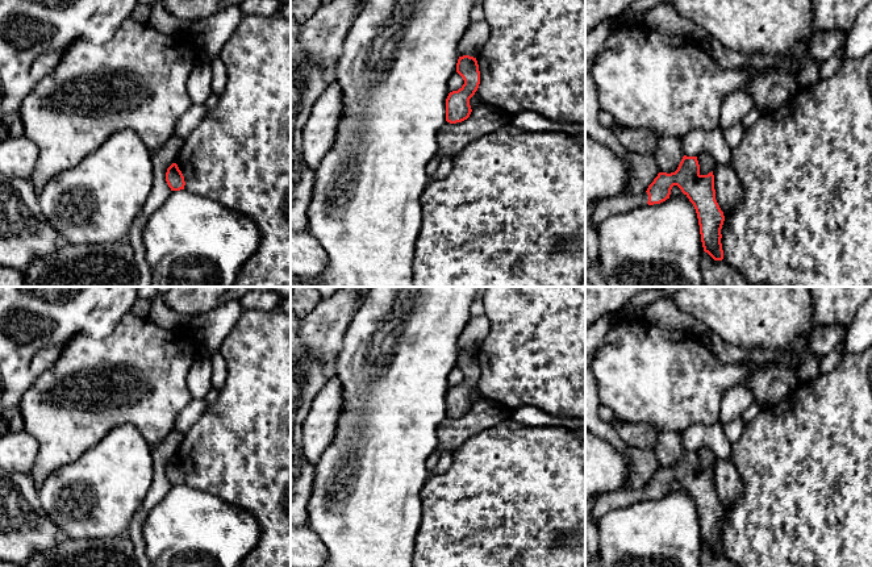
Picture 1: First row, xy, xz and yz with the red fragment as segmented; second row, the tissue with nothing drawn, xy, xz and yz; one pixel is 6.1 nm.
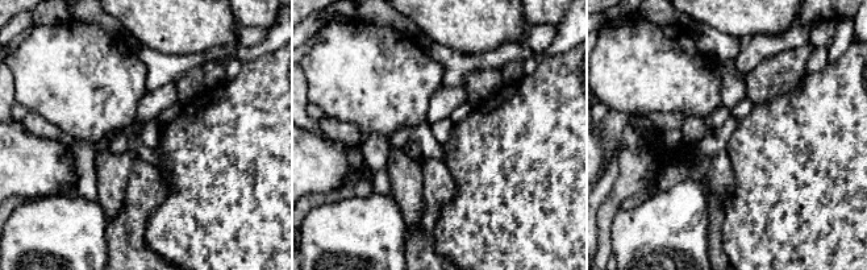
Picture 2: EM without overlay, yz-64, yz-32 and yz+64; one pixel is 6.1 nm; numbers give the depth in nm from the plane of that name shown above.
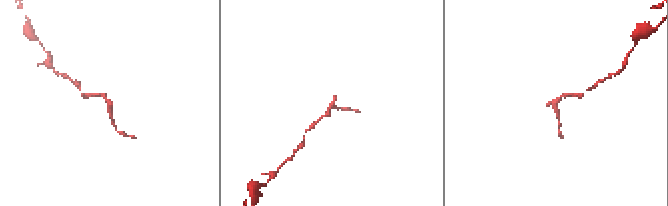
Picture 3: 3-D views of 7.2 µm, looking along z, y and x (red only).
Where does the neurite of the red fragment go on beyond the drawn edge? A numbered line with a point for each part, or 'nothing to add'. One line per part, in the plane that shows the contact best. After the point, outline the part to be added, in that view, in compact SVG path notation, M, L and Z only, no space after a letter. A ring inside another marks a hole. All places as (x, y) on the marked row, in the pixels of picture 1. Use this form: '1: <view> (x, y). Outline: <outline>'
1: yz (608, 207). Outline: M647 192L639 195L622 195L618 197L600 200L592 216L592 225L597 228L605 218L616 213L625 213L647 205Z

